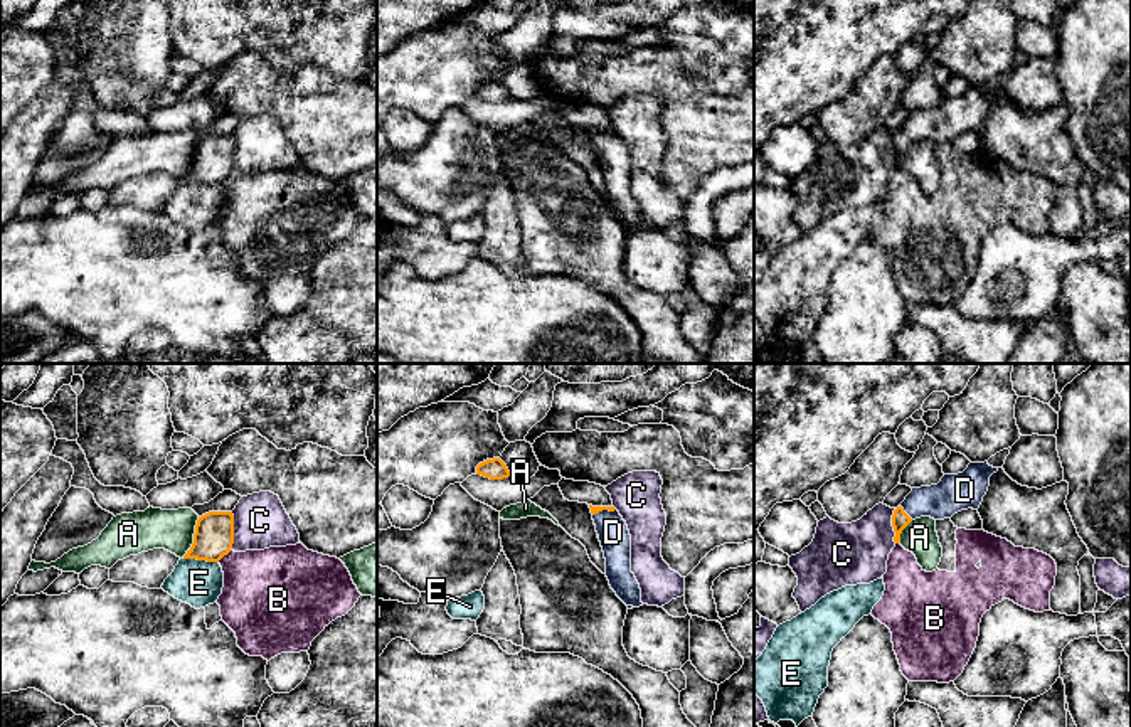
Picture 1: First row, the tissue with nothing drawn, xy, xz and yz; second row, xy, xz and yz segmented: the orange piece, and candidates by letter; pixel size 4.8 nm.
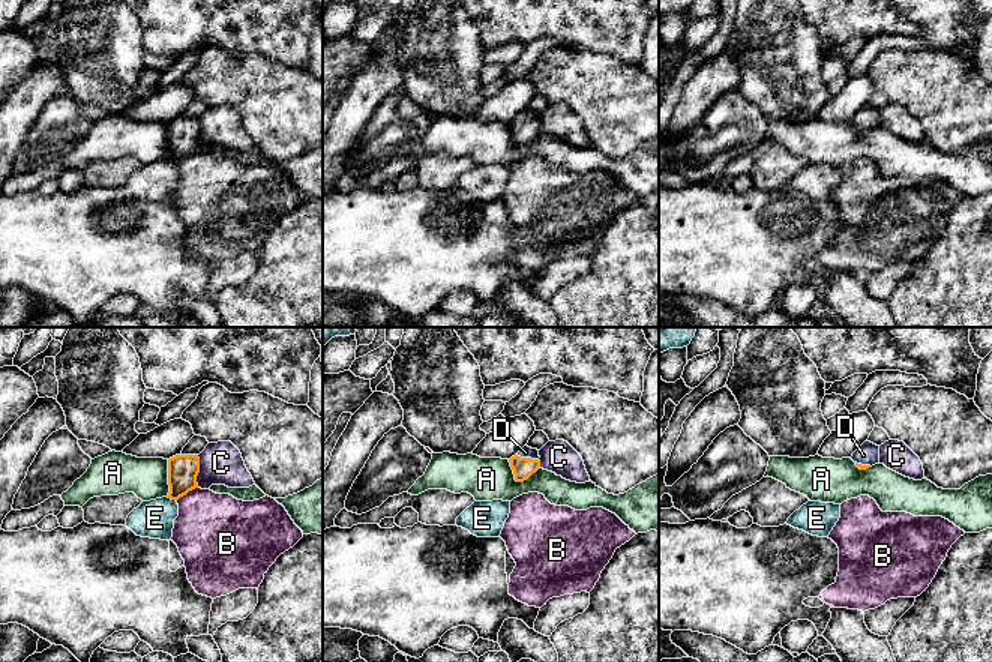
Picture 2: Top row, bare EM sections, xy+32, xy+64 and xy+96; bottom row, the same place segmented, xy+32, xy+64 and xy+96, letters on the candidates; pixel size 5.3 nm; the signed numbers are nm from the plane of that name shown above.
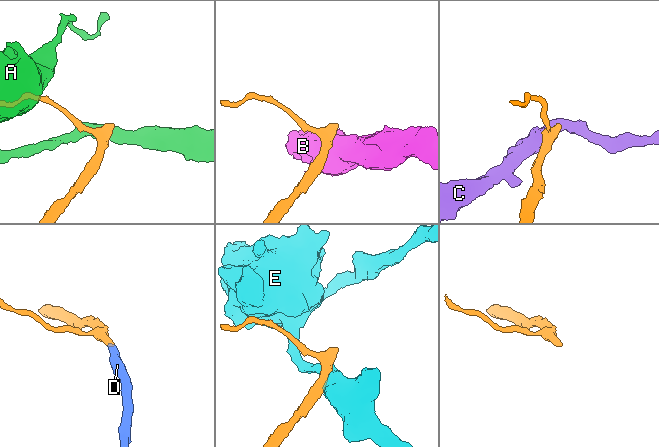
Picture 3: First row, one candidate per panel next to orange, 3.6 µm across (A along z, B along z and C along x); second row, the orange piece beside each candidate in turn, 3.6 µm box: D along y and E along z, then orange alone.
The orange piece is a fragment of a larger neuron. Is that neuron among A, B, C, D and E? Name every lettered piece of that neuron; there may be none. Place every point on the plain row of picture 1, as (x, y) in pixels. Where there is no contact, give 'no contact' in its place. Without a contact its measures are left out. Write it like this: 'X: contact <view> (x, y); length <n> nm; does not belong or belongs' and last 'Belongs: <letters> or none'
A: contact xy (194, 160); length 200 nm; does not belong
B: contact xy (224, 177); length 90 nm; does not belong
C: contact xy (233, 153); length 180 nm; does not belong
D: contact yz (904, 135); length 90 nm; belongs
E: contact xy (201, 182); length 180 nm; does not belong
Belongs: D

